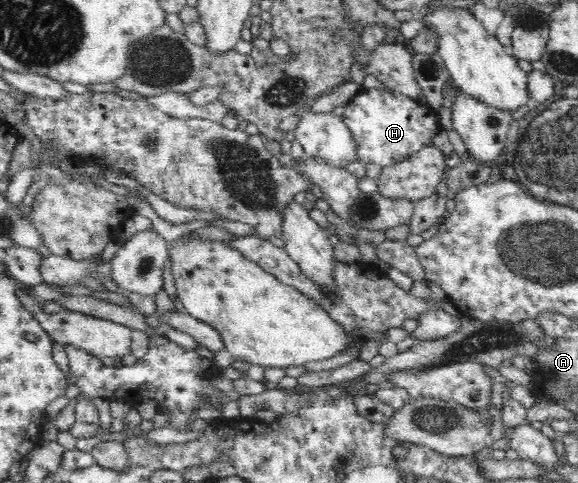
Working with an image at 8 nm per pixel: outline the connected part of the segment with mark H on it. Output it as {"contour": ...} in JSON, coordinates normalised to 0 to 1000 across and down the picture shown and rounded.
{"contour":[[[649,180],[621,184],[621,190],[597,219],[597,230],[593,232],[597,255],[604,261],[618,294],[623,335],[631,342],[644,337],[661,348],[701,331],[713,317],[747,302],[749,286],[756,282],[765,265],[760,244],[753,242],[753,238],[754,234],[746,230],[742,219],[728,215],[715,201],[699,199],[690,190],[676,190],[673,182],[652,184]]]}

